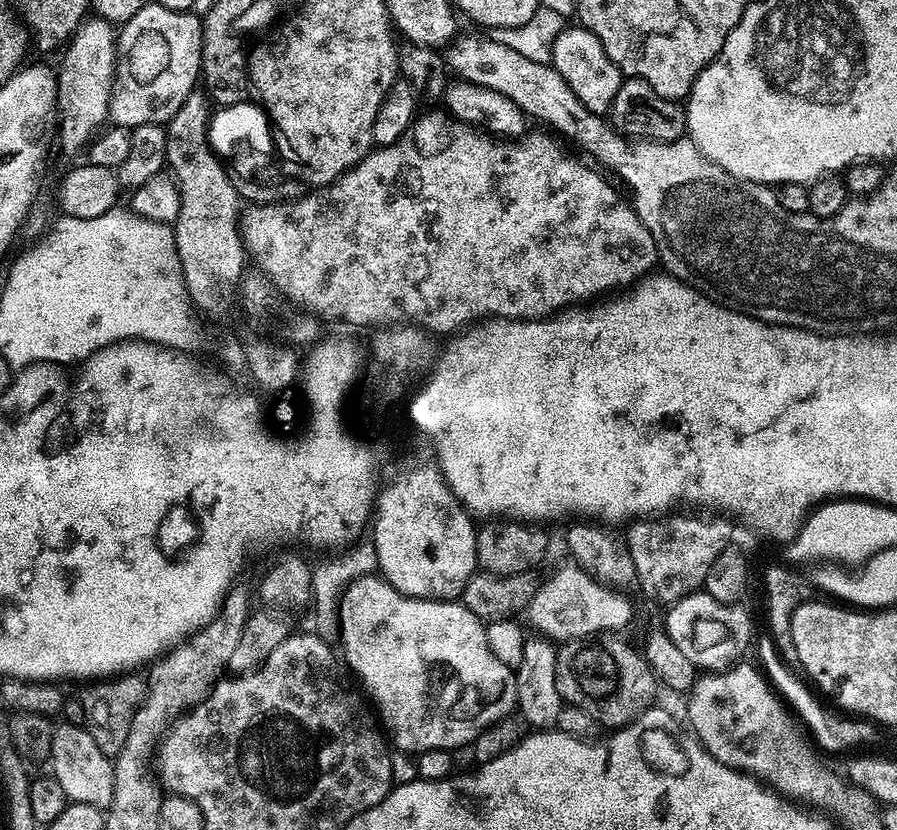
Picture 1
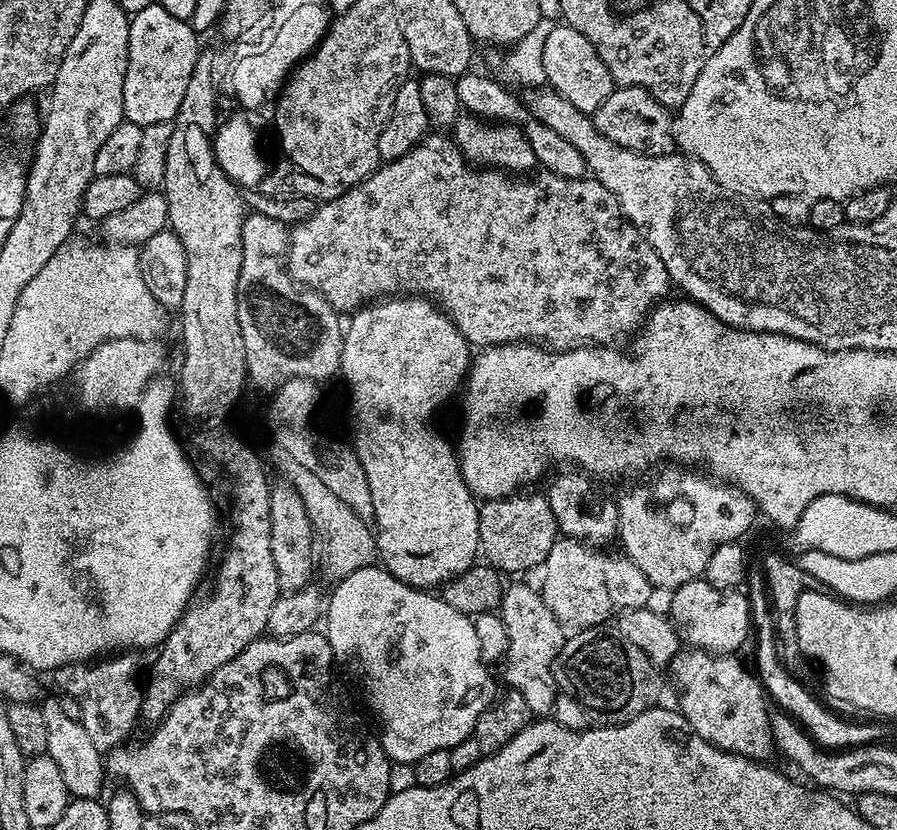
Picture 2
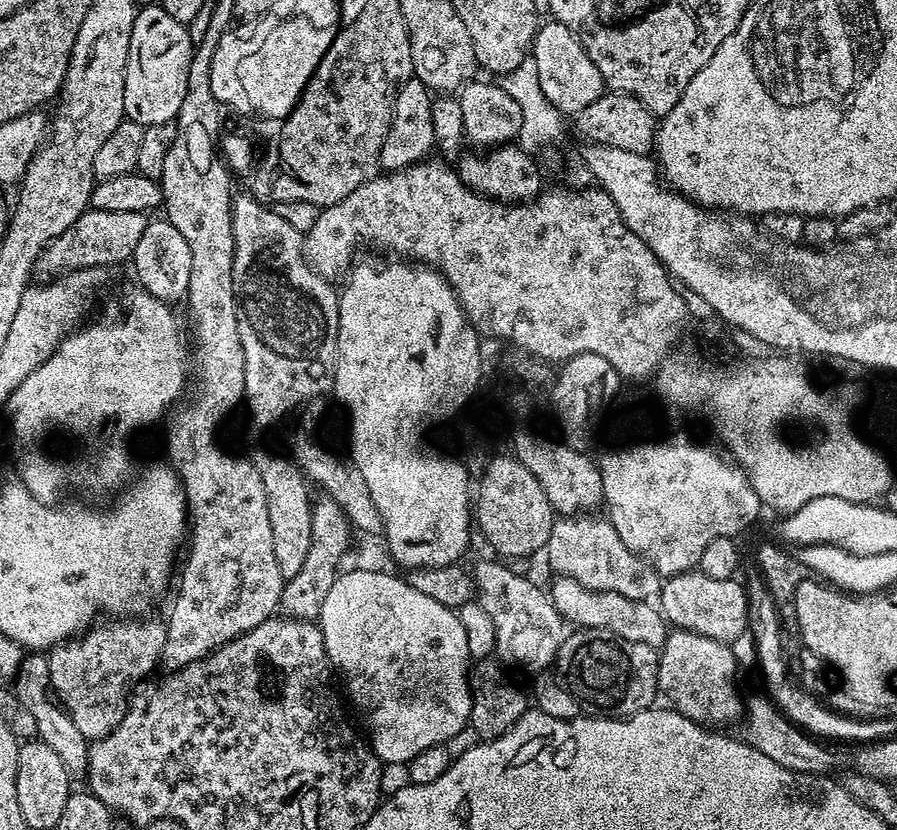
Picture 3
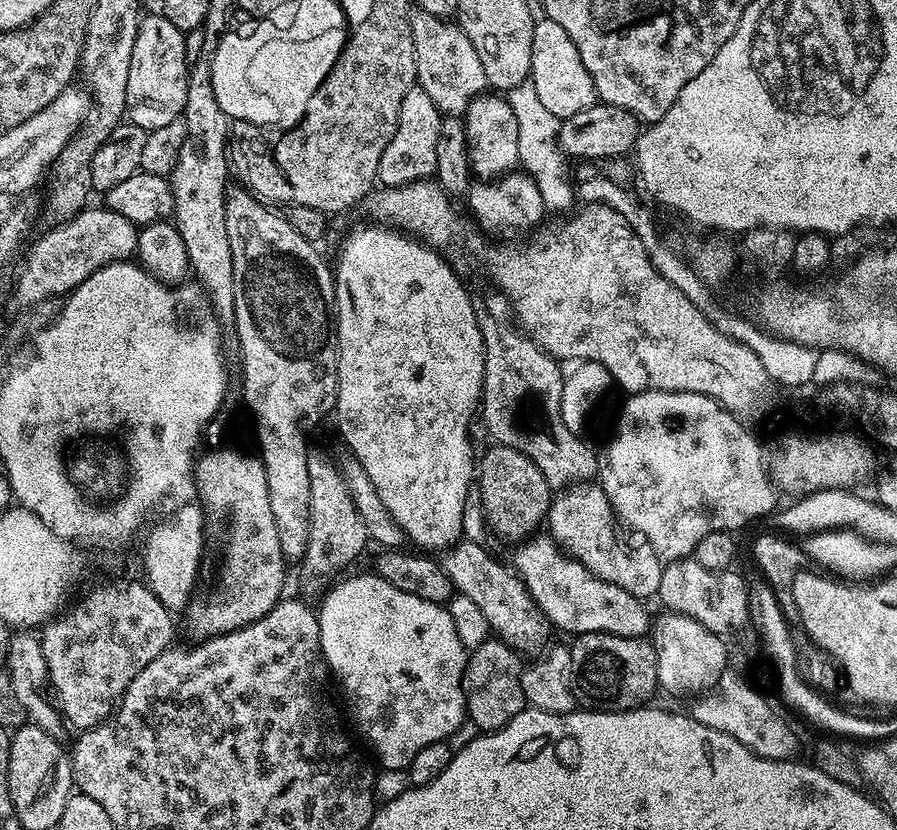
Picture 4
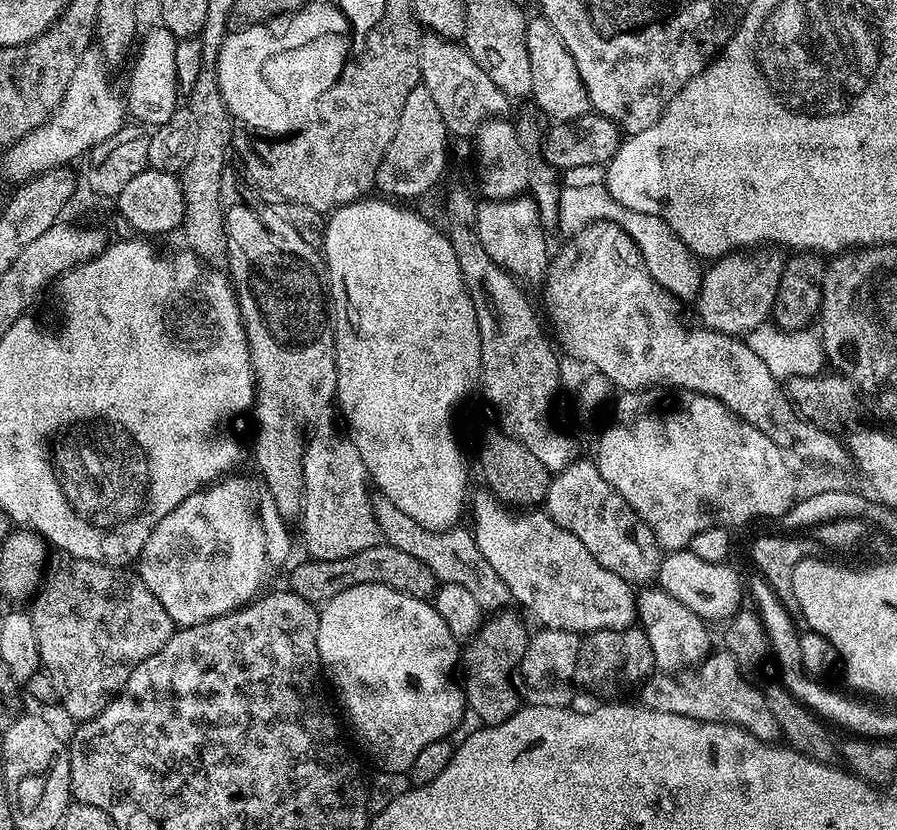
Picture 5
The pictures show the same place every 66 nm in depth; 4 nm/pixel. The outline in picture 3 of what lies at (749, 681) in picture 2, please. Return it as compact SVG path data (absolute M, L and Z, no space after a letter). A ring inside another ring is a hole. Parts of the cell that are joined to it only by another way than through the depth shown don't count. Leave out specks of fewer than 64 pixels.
M673 629L659 651L659 688L661 695L668 698L667 703L673 711L705 725L724 724L734 721L742 712L742 700L732 680L736 674L734 652L725 641L706 638L684 629Z

